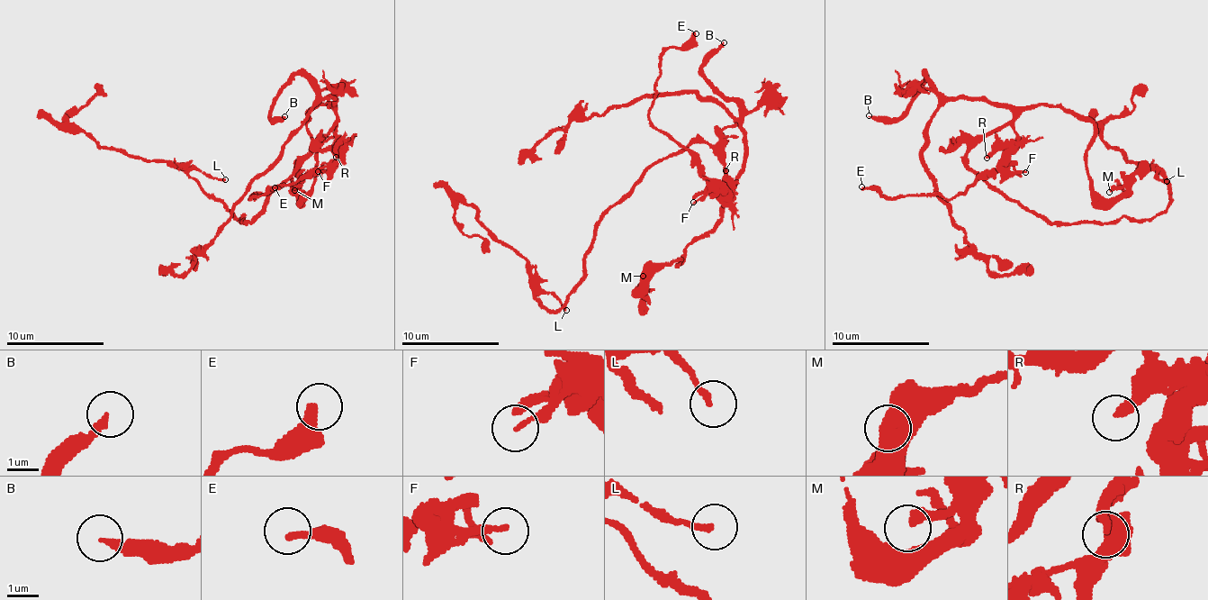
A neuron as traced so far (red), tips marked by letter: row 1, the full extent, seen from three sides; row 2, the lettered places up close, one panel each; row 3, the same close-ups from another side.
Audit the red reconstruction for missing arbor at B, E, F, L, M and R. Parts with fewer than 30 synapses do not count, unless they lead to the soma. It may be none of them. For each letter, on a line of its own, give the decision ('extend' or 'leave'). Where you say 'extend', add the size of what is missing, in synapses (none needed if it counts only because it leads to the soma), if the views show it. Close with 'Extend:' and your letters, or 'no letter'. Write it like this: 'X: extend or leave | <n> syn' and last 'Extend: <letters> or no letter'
B: extend | 350 syn
E: leave
F: leave
L: leave
M: leave
R: leave
Extend: B

